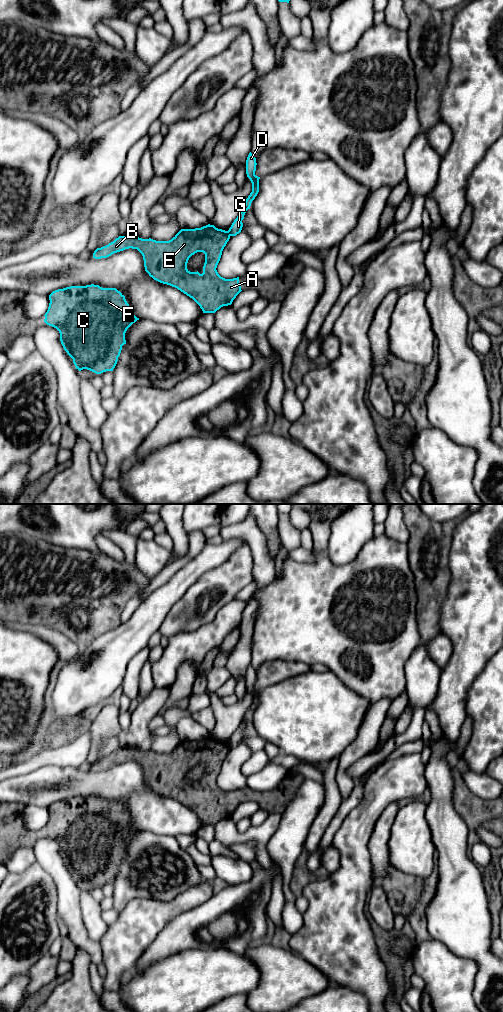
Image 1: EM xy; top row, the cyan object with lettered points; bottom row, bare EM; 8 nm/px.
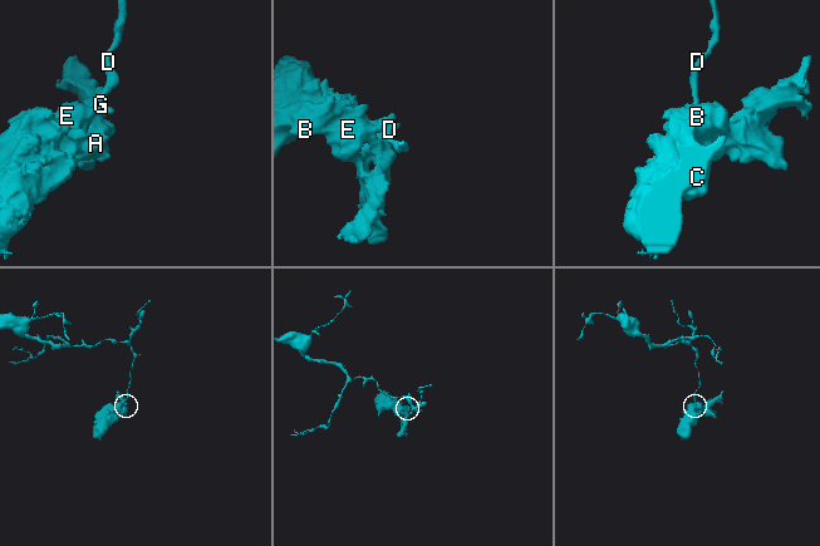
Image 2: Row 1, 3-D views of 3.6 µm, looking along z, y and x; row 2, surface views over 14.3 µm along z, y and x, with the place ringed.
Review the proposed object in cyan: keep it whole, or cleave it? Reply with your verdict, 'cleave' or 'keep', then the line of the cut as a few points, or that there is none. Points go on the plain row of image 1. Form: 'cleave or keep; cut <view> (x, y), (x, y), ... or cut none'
cleave; cut xy (227, 743), (230, 747)

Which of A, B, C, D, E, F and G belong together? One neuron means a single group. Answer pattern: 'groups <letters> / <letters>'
groups A B C E F / D G

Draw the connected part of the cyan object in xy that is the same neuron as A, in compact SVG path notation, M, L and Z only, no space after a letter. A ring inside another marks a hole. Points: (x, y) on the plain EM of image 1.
M210 736L181 741L169 753L119 748L108 757L97 760L93 770L107 770L125 761L137 761L143 768L145 783L150 789L192 810L203 825L215 825L221 819L231 817L242 803L239 789L225 791L216 782L229 751L228 743ZM197 764L205 766L202 786L187 781L189 770Z

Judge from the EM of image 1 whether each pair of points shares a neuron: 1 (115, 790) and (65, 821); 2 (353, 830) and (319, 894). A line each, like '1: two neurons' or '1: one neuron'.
1: two neurons
2: one neuron

